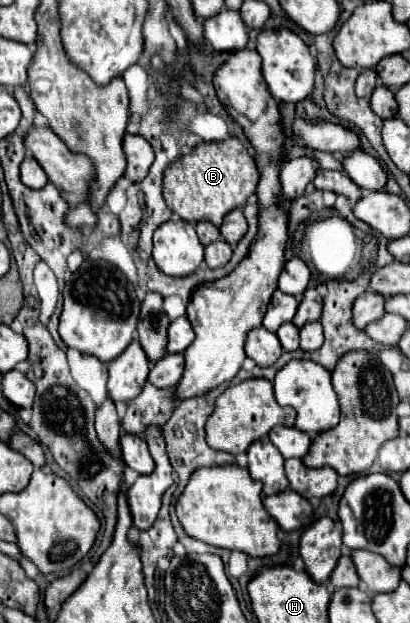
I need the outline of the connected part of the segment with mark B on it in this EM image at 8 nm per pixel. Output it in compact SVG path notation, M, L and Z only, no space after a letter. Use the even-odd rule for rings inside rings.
M226 138L220 142L212 142L212 144L202 142L194 148L192 154L182 156L178 162L174 162L164 172L164 200L166 200L168 208L172 212L176 212L182 220L196 224L200 242L204 246L208 246L206 248L208 268L226 266L232 258L232 248L244 238L244 234L248 230L246 218L240 210L232 210L232 208L242 206L248 200L248 196L256 192L256 184L258 184L258 170L256 170L254 158L242 146L242 142L238 138ZM202 220L208 220L208 222L202 222ZM212 222L216 226L222 224L220 230ZM216 240L220 240L220 242L216 242Z

